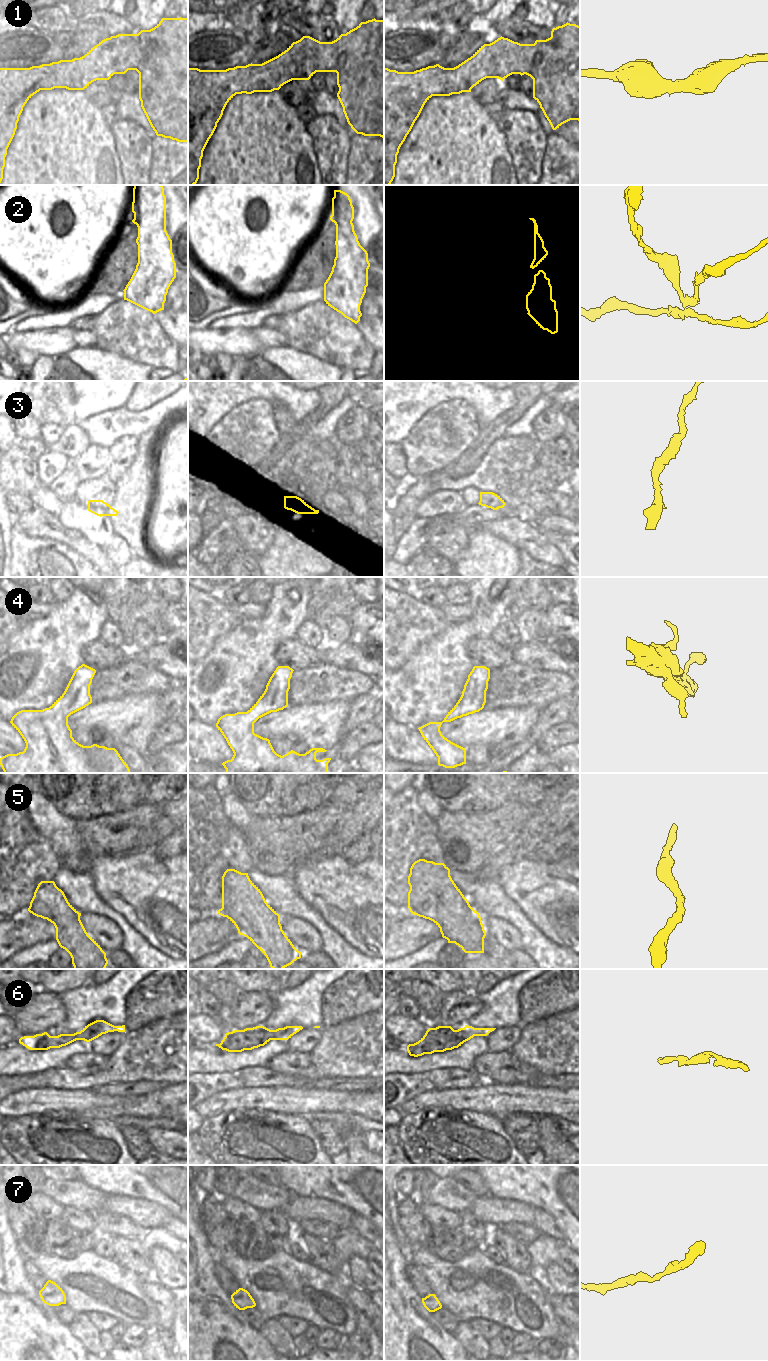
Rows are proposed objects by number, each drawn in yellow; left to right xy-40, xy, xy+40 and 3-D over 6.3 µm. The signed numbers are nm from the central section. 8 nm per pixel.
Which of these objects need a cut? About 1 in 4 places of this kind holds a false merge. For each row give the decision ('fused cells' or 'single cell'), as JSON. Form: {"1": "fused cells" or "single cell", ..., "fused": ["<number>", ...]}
{"1": "single cell", "2": "fused cells", "3": "single cell", "4": "single cell", "5": "single cell", "6": "single cell", "7": "single cell", "fused": ["2"]}

